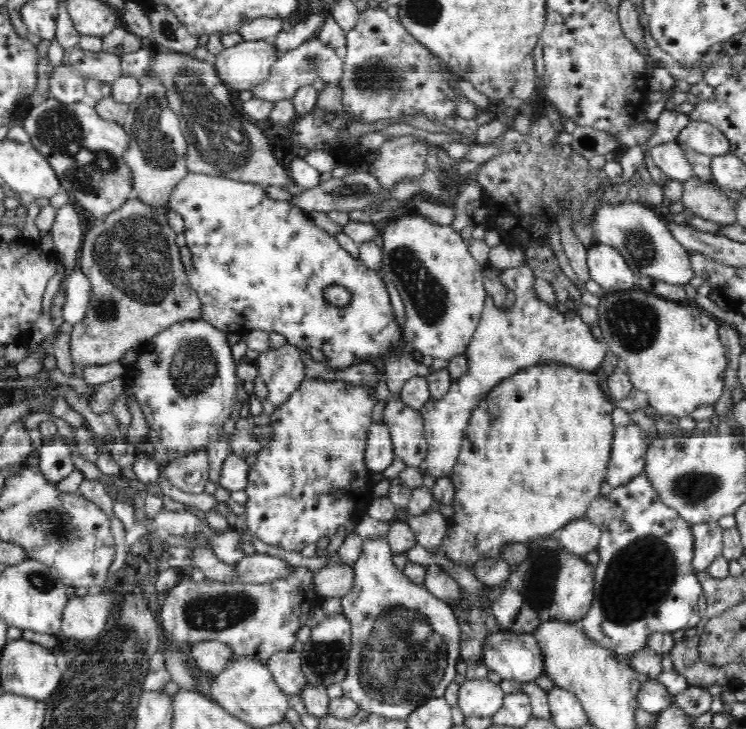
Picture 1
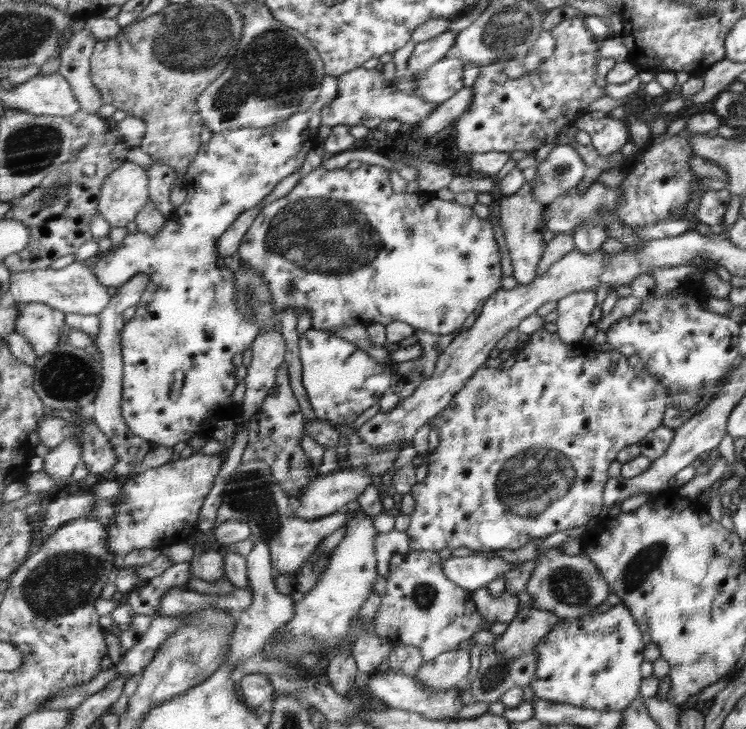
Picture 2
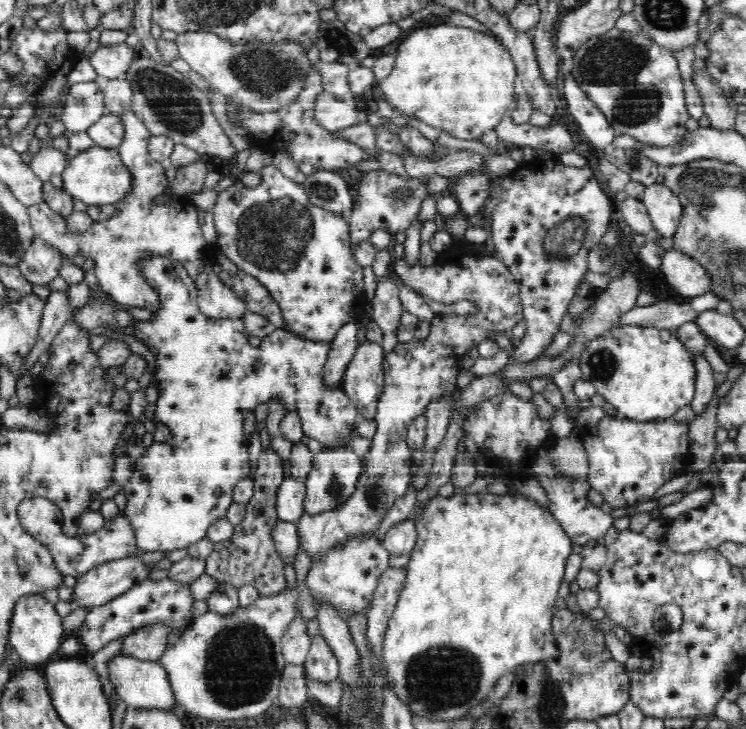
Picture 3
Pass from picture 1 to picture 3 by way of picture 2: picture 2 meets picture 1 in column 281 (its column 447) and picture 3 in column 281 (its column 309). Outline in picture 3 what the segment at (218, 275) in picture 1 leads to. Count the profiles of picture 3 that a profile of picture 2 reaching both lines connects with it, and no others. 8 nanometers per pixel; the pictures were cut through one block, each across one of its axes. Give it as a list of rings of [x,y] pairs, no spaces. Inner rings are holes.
[[[273,164],[272,166],[262,168],[262,170],[258,170],[258,173],[262,175],[260,186],[256,186],[256,188],[246,188],[240,180],[236,180],[234,184],[220,192],[216,203],[210,210],[213,214],[215,229],[217,232],[218,243],[216,245],[216,252],[224,253],[226,257],[236,264],[236,267],[247,272],[248,275],[254,276],[254,278],[262,283],[262,286],[268,289],[270,297],[279,305],[287,330],[289,330],[290,333],[296,334],[300,339],[304,340],[318,342],[332,341],[343,324],[348,322],[357,324],[358,320],[365,315],[365,310],[369,304],[368,301],[366,301],[366,289],[364,289],[364,286],[366,285],[364,285],[363,269],[353,257],[351,246],[349,245],[350,233],[348,223],[344,220],[342,214],[334,214],[333,212],[314,206],[310,202],[304,185],[298,184],[282,175],[282,172]],[[234,194],[240,194],[240,201],[234,201]]]

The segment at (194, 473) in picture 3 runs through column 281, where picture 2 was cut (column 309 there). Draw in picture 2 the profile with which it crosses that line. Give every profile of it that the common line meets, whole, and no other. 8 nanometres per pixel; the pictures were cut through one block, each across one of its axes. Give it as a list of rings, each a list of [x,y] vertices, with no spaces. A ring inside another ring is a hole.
[[[314,329],[306,330],[299,337],[302,382],[316,420],[332,426],[352,424],[388,390],[392,368],[388,364],[383,366],[353,343]]]

